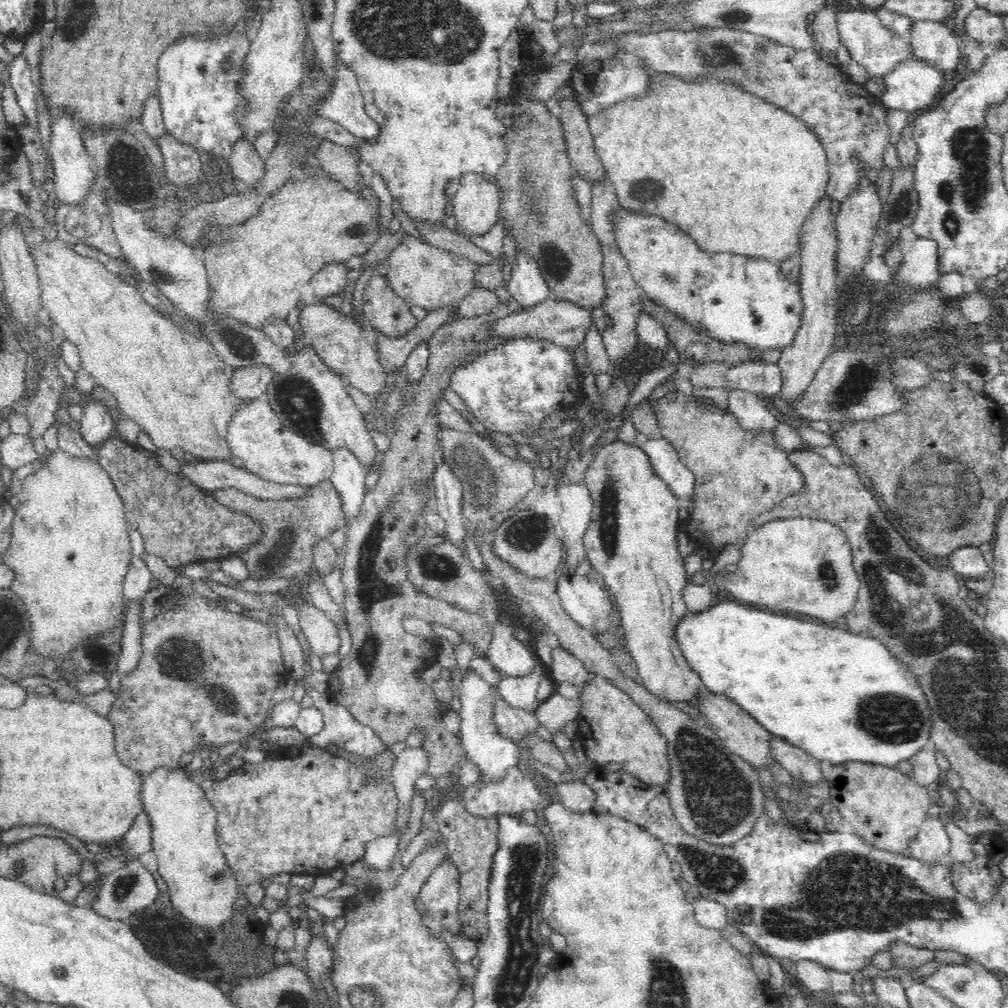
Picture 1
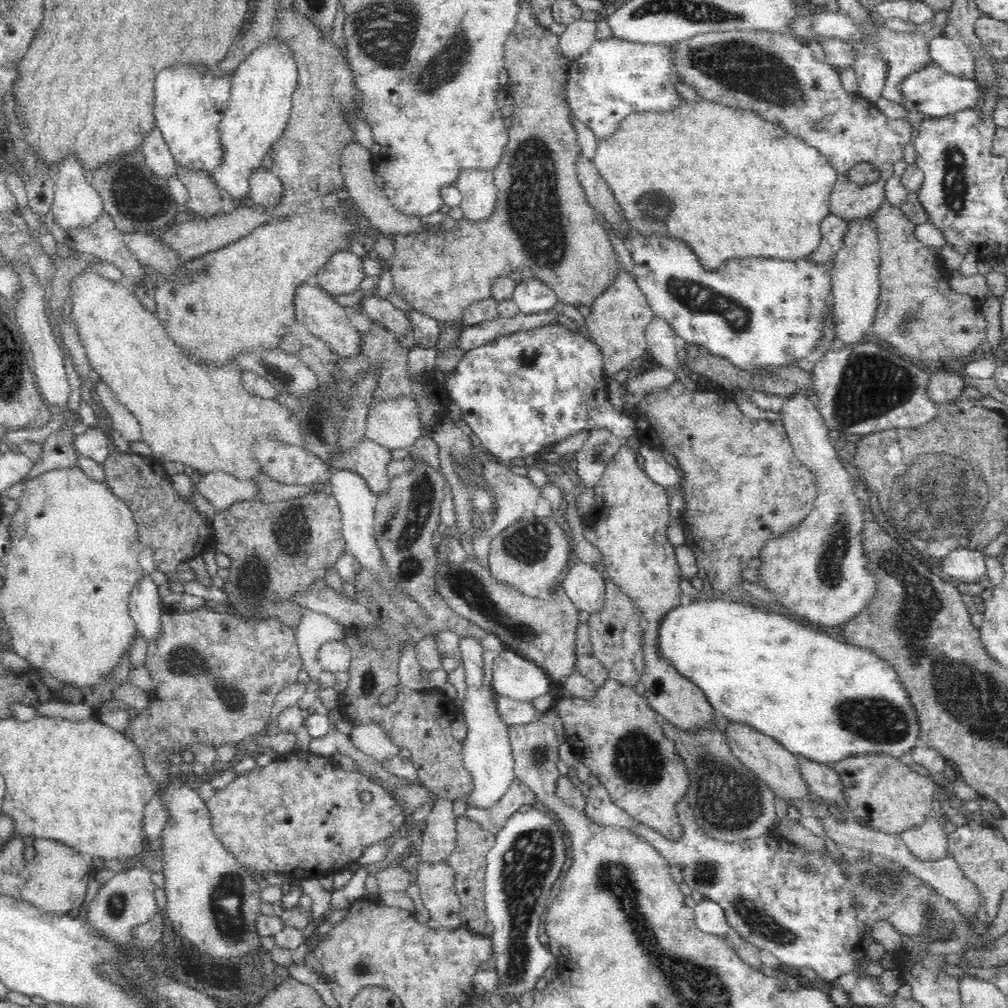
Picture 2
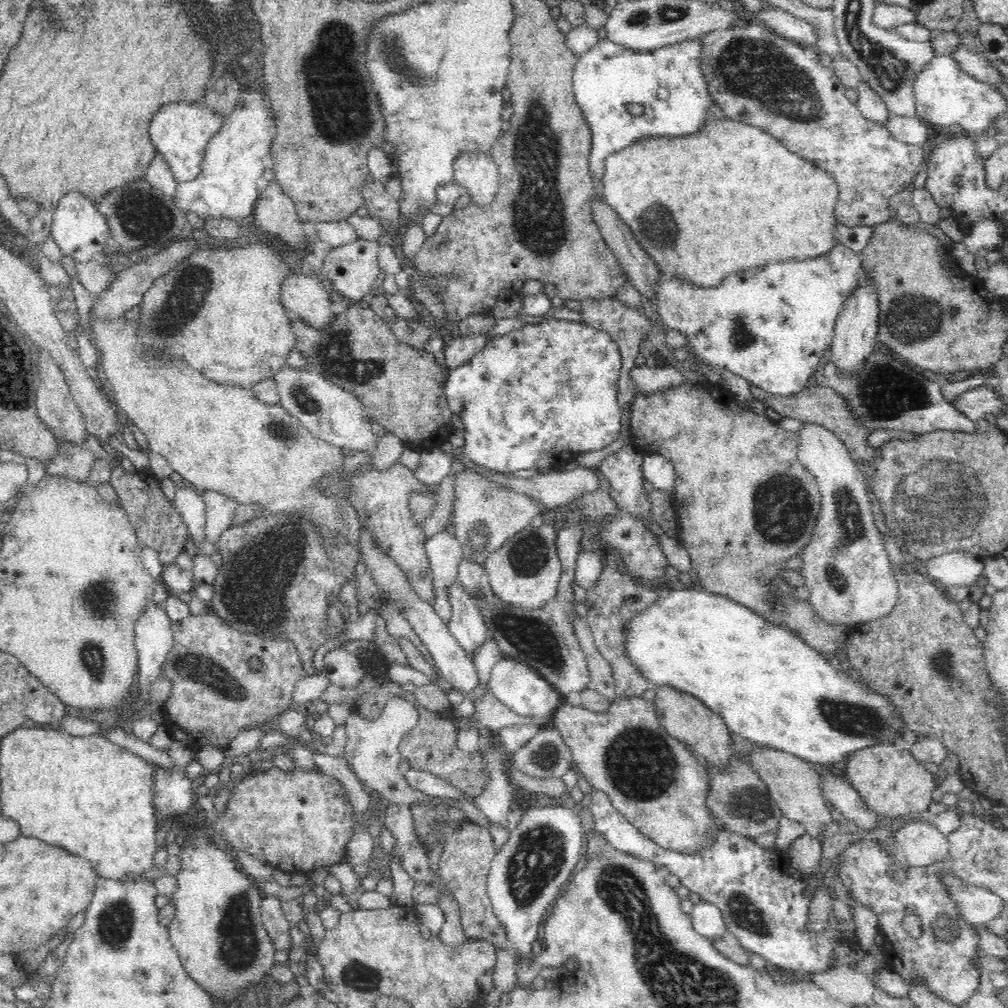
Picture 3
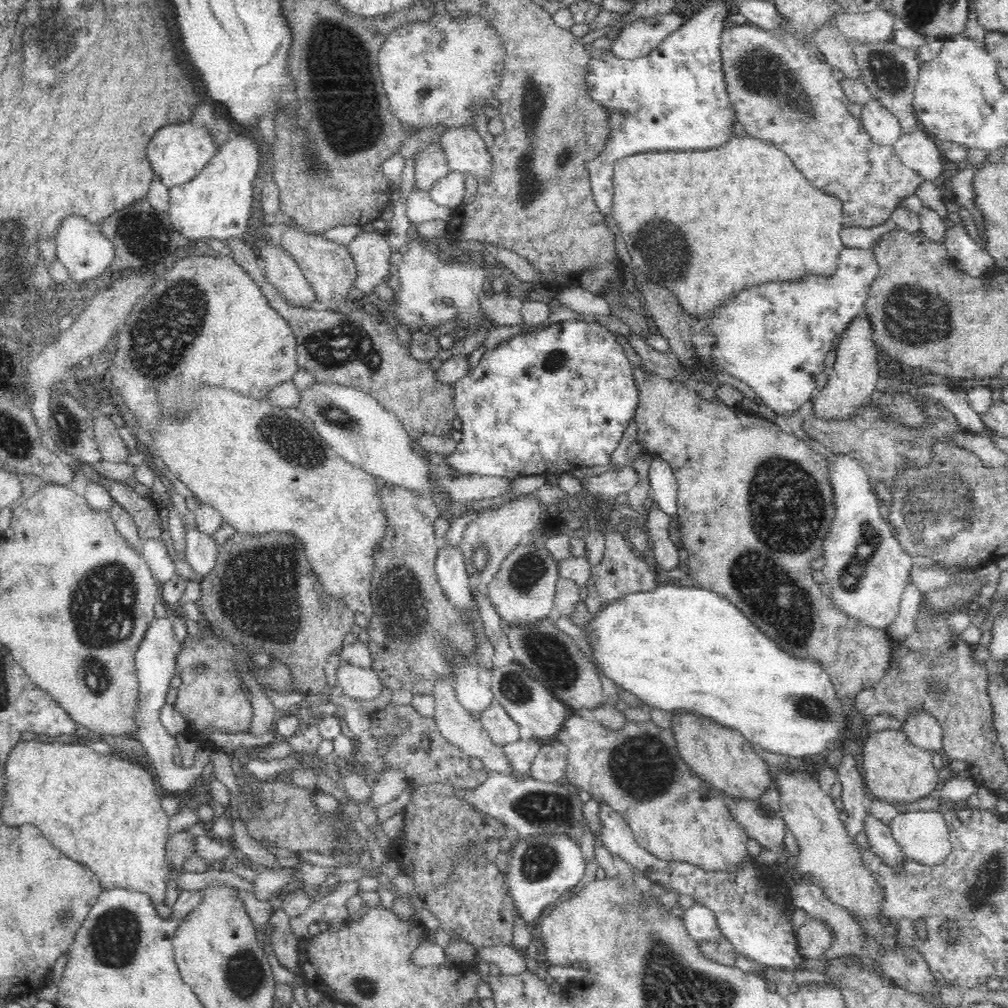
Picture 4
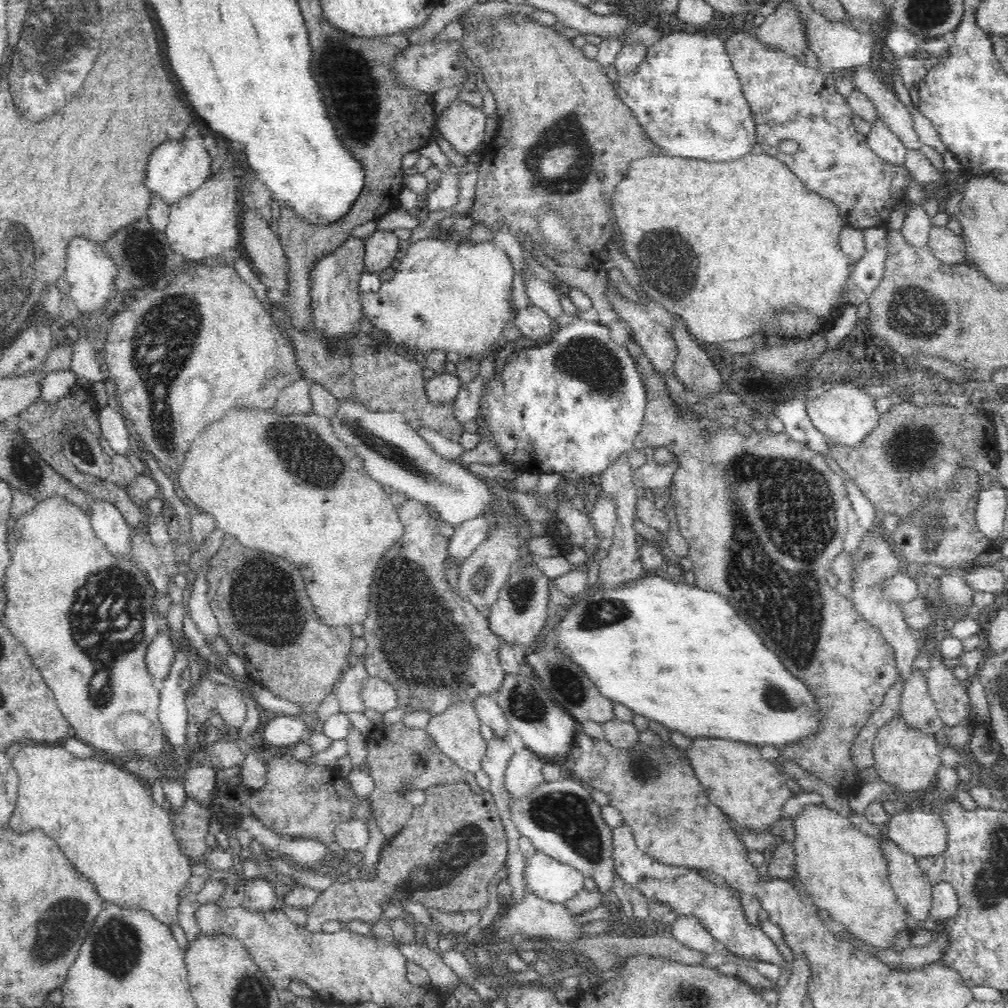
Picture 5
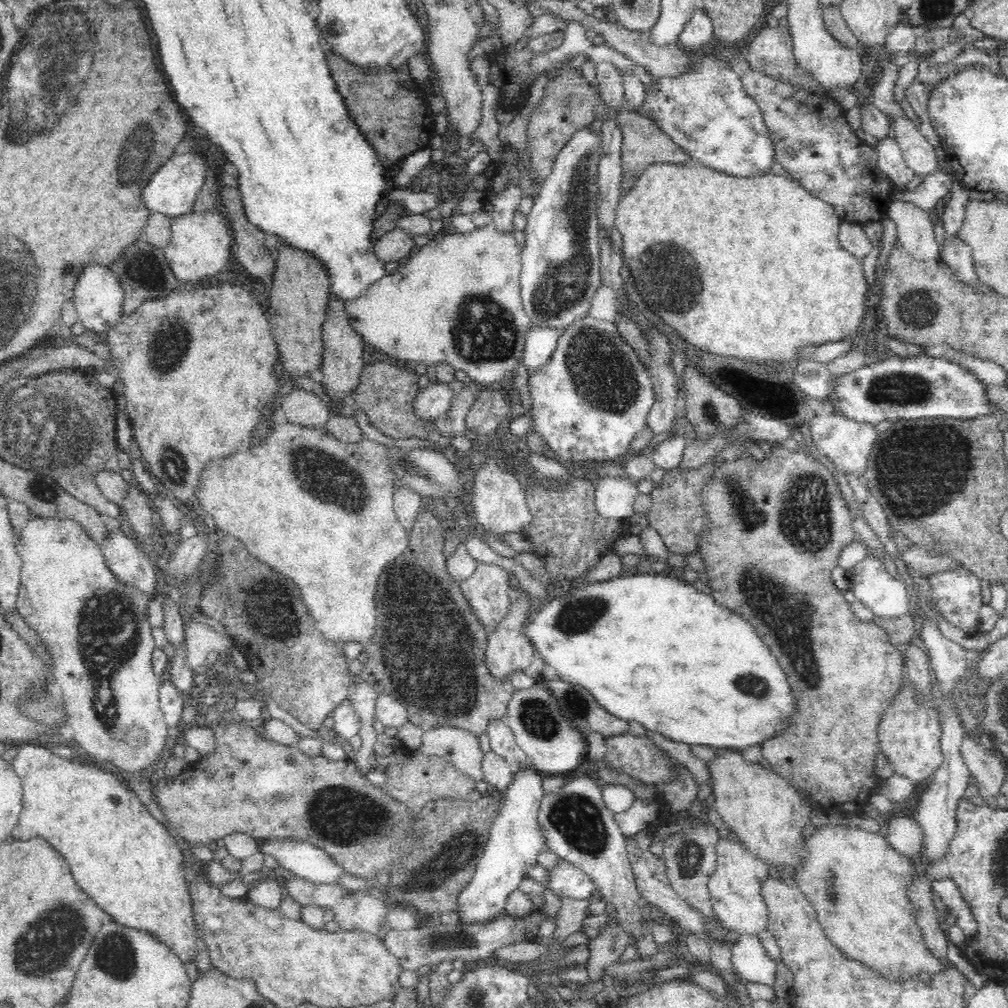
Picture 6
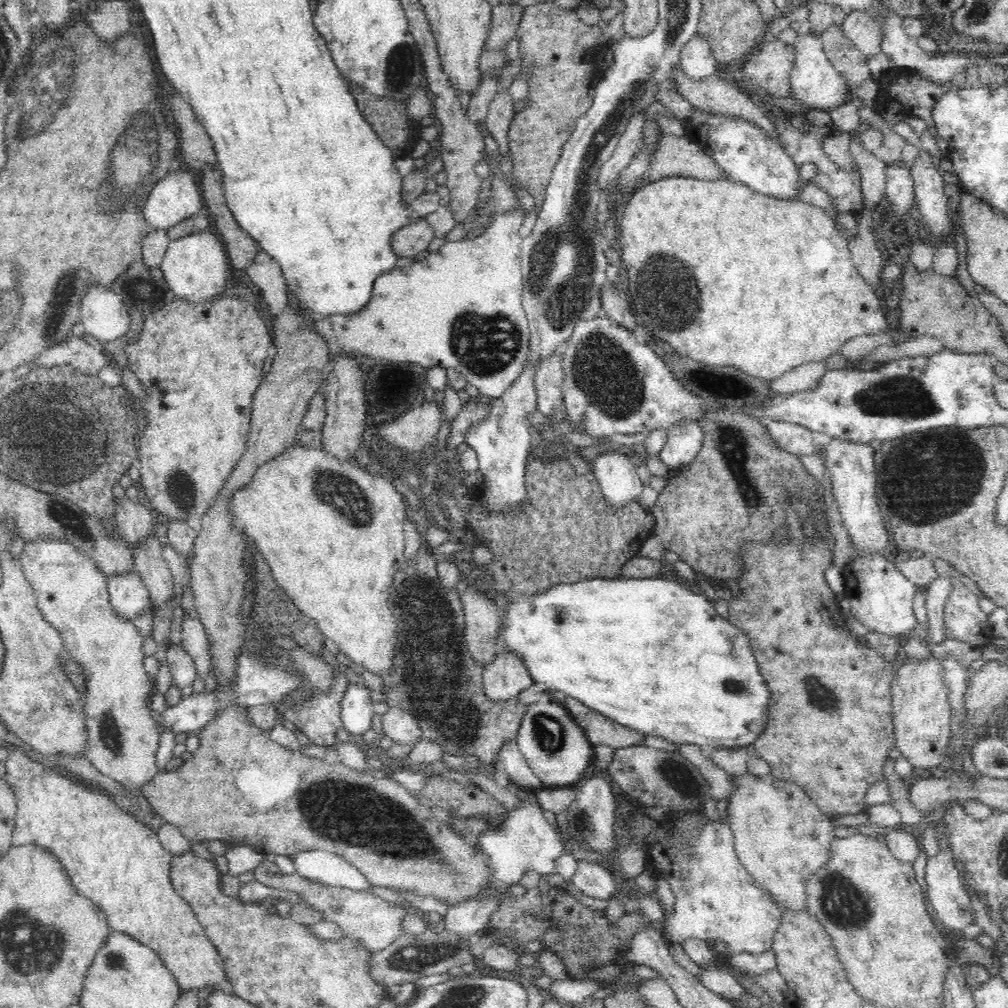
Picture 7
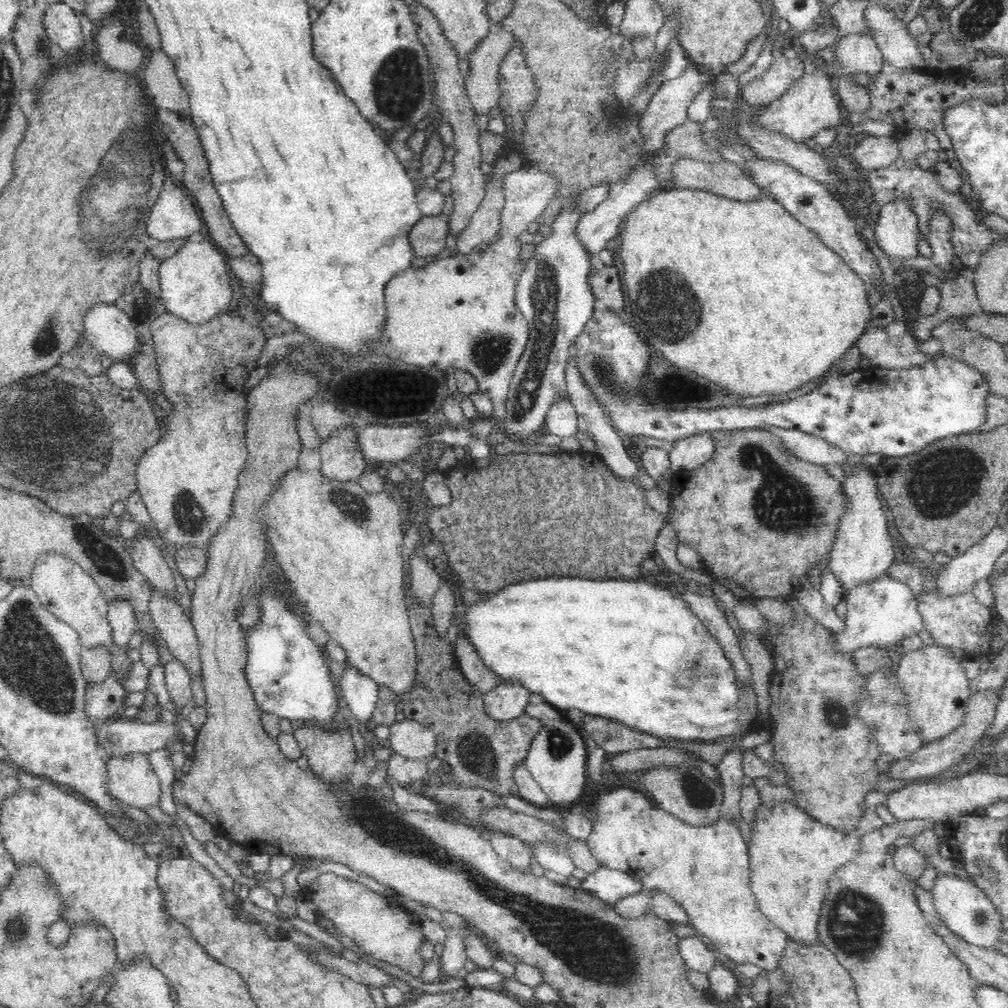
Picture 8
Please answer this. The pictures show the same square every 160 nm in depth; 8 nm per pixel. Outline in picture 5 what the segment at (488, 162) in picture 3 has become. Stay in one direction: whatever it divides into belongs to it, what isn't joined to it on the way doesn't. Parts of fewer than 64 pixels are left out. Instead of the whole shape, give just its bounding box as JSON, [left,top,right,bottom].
[437,97,486,158]

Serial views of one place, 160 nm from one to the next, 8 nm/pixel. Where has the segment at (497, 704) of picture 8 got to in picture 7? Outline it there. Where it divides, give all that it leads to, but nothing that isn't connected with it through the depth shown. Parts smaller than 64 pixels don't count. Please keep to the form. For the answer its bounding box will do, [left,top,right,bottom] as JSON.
[483,650,531,702]

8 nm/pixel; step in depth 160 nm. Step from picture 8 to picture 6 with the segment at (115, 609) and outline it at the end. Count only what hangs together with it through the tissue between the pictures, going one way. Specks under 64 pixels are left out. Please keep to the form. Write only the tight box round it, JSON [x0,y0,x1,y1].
[103,528,157,597]

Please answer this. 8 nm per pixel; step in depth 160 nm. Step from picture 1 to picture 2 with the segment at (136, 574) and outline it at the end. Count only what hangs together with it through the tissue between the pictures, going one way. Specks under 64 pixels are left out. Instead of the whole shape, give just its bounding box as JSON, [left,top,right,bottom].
[127,573,163,643]

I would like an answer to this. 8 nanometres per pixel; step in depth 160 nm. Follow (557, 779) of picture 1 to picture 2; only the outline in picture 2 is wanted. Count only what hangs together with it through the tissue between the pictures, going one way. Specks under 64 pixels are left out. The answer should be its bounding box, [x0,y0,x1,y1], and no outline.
[459,639,515,807]

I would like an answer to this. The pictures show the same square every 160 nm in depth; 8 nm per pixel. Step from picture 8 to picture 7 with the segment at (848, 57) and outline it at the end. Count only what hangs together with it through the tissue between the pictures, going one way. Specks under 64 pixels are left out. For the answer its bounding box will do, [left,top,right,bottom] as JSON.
[840,11,881,62]

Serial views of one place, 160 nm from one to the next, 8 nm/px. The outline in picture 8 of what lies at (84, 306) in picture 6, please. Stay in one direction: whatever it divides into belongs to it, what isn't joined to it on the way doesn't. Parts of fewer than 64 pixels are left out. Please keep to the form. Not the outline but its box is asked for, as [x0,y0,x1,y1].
[82,303,140,365]

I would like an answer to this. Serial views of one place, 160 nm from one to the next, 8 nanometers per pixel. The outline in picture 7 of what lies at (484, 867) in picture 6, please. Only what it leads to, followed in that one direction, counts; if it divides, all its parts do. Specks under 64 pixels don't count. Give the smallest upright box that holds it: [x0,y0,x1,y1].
[443,802,567,944]

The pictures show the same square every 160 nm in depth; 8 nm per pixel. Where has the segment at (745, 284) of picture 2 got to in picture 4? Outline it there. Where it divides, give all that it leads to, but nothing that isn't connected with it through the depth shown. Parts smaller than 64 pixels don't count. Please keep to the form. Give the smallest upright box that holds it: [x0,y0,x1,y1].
[706,247,879,417]

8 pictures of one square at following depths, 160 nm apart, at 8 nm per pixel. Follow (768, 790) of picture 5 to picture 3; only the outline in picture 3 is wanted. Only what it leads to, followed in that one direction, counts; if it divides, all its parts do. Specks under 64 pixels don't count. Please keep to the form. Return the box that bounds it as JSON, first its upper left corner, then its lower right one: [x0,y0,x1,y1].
[652,683,738,767]

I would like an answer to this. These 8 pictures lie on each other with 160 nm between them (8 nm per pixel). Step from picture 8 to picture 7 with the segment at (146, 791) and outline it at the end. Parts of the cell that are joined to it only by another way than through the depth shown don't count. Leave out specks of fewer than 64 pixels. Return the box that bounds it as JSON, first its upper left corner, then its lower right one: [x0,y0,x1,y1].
[21,536,160,794]

